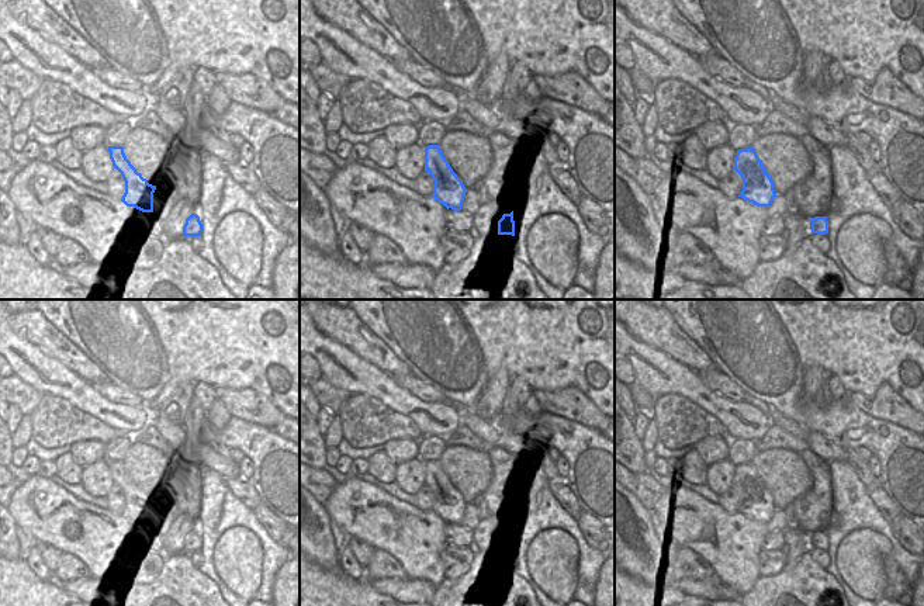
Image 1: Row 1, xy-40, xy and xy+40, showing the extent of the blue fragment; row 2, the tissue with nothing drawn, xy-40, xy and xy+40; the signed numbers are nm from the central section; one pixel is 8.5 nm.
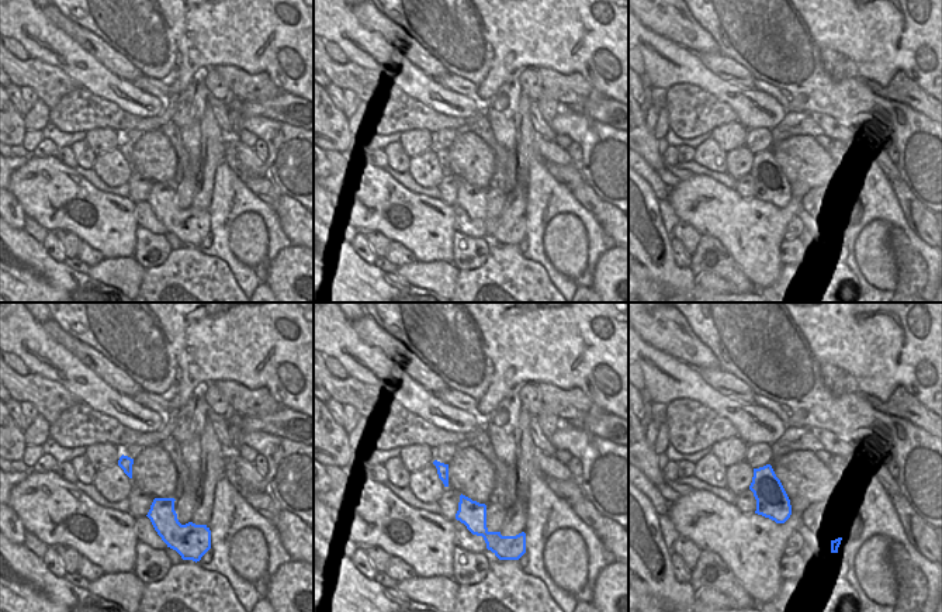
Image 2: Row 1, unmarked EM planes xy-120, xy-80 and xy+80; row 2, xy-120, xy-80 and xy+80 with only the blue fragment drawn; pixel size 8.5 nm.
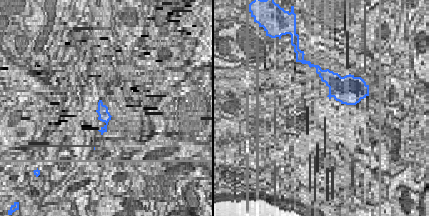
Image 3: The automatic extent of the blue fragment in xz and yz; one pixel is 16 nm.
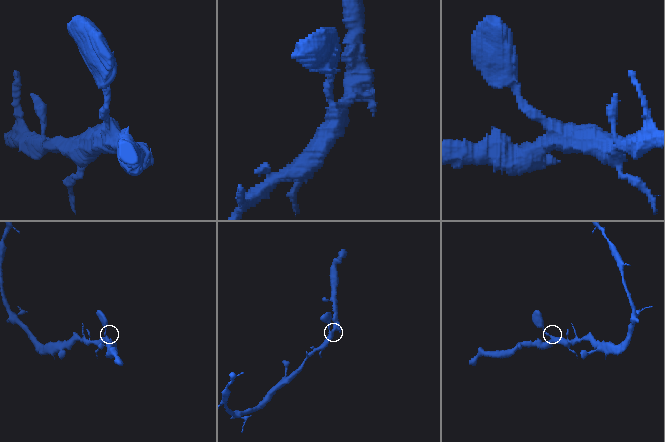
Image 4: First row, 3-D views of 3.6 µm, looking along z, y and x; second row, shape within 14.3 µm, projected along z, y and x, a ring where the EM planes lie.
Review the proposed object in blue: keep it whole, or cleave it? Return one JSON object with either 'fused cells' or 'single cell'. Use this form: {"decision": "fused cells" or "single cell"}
{"decision": "single cell"}

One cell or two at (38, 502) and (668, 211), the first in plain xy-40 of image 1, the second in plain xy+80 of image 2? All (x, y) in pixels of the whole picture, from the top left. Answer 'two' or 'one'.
two

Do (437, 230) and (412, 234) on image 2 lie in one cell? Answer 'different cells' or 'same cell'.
same cell

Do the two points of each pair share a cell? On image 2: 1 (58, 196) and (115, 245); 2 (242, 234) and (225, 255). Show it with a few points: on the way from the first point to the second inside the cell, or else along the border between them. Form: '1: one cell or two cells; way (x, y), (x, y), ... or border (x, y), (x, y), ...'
1: one cell; way (78, 193), (97, 206), (108, 225)
2: two cells; border (236, 217), (229, 232), (229, 249), (253, 269)

